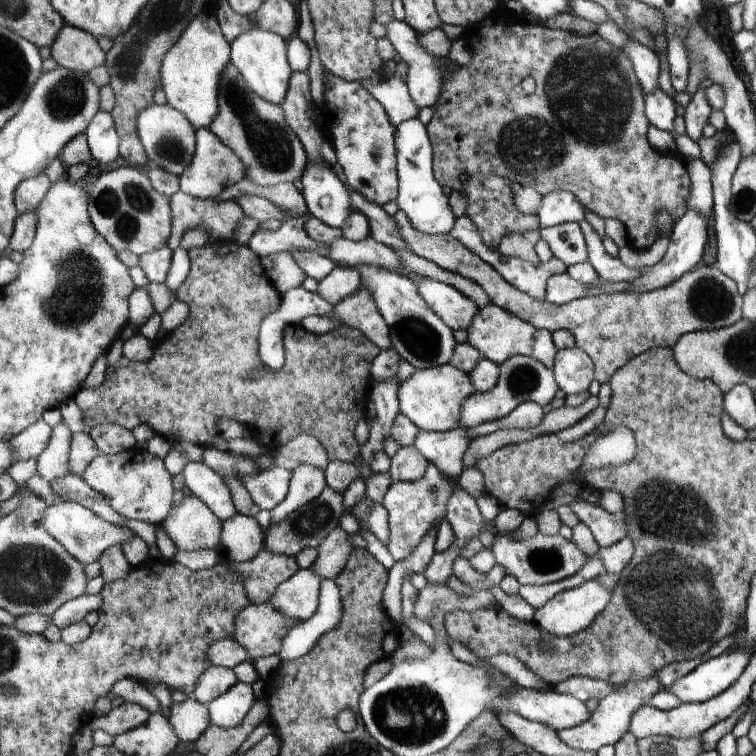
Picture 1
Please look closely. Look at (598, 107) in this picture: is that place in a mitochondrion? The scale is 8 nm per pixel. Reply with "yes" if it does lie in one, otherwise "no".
yes

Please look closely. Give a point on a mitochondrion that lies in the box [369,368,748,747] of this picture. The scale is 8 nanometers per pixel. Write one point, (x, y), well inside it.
(684, 610)

